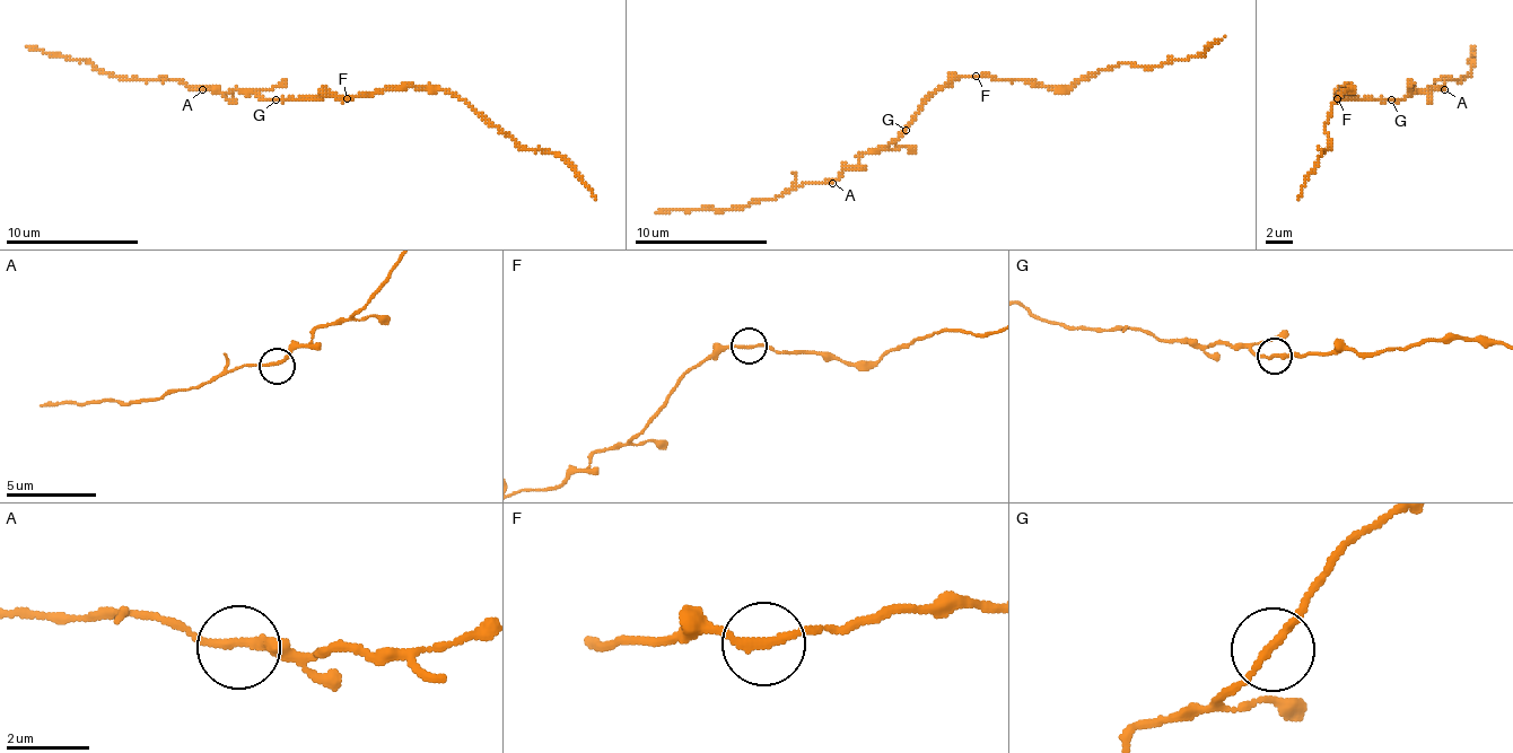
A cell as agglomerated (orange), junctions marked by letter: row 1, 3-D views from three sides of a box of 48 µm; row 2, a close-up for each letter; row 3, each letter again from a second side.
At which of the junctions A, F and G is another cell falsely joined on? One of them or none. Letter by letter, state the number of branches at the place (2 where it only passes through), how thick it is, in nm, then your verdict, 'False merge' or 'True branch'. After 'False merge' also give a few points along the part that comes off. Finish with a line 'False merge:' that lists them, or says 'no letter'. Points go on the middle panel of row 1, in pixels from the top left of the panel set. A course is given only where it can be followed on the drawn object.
A: Branches: 2. Thickness 180 nm. True branch
F: Branches: 2. Thickness 180 nm. True branch
G: Branches: 2. Thickness 180 nm. True branch
False merge: no letter

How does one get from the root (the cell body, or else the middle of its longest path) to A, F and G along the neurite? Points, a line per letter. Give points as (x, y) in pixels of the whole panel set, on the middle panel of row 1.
A: (942, 89), (923, 106), (916, 120), (895, 139), (868, 149), (856, 166), (849, 166), (832, 183)
F: (942, 89), (959, 77), (976, 77)
G: (942, 89), (923, 106), (906, 130)

